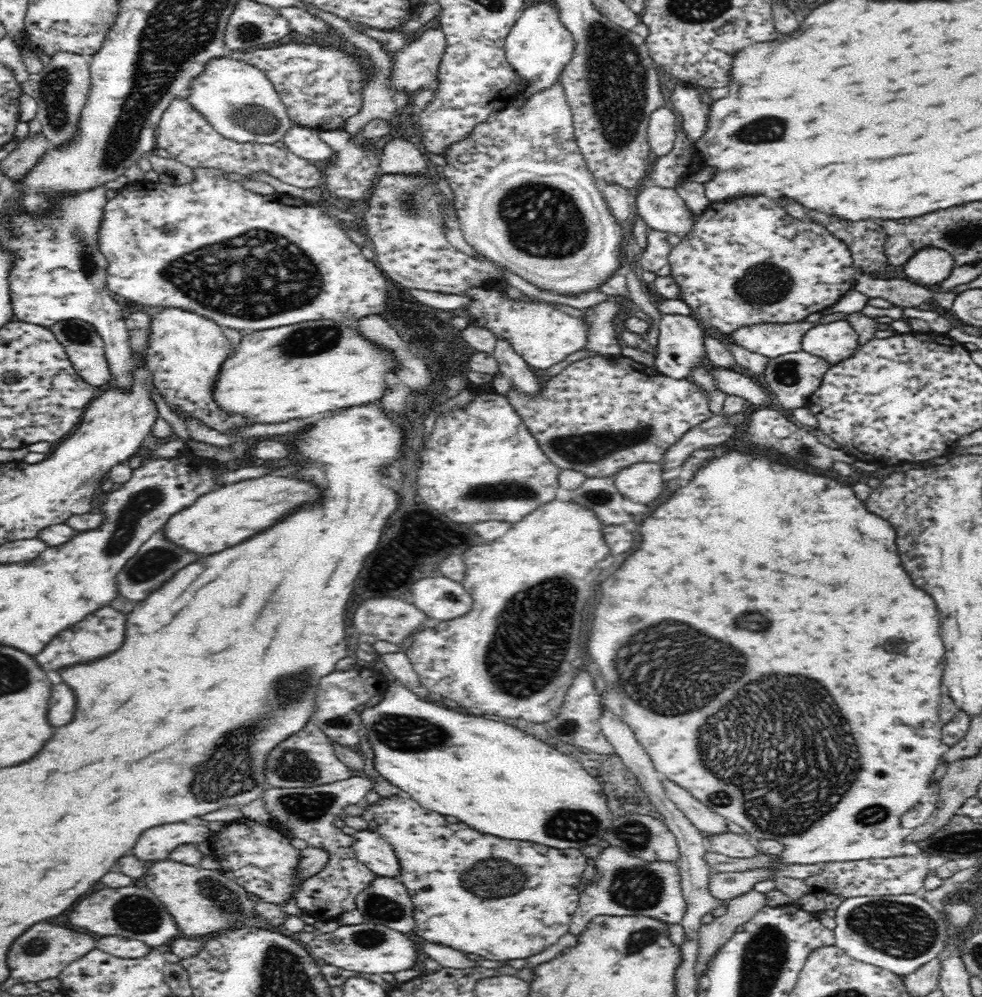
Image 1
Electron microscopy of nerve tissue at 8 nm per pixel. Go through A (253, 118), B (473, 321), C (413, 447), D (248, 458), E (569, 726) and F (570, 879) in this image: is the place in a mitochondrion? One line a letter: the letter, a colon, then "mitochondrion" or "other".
A: mitochondrion
B: other
C: other
D: other
E: mitochondrion
F: other

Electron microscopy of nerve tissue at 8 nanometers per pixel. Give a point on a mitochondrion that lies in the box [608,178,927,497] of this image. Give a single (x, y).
(763, 284)

